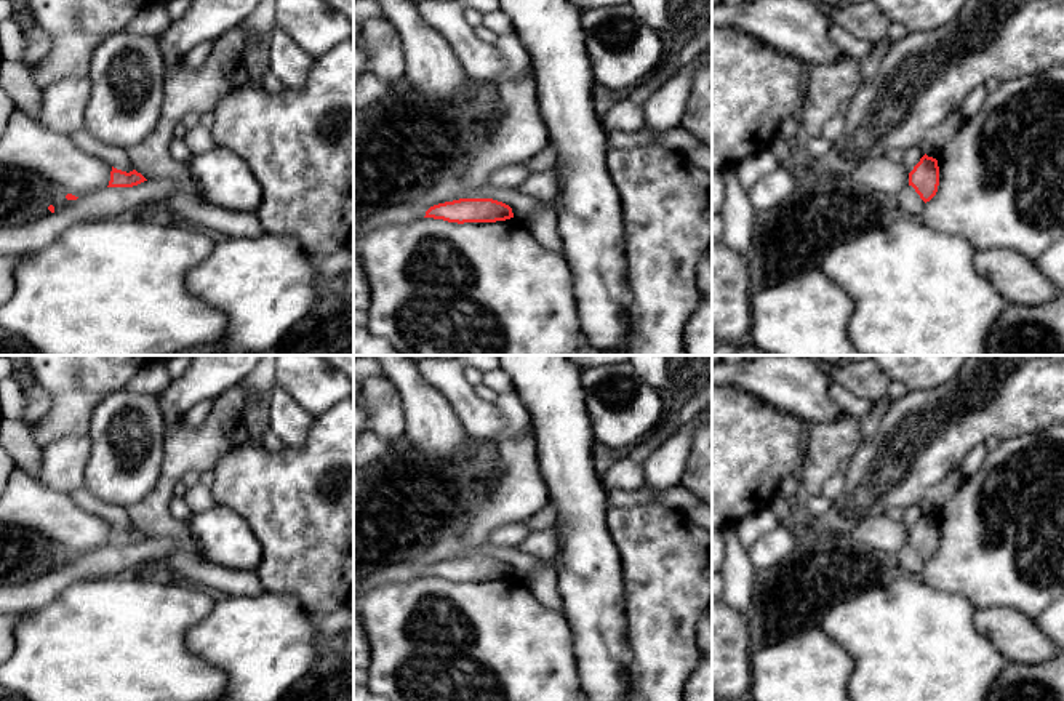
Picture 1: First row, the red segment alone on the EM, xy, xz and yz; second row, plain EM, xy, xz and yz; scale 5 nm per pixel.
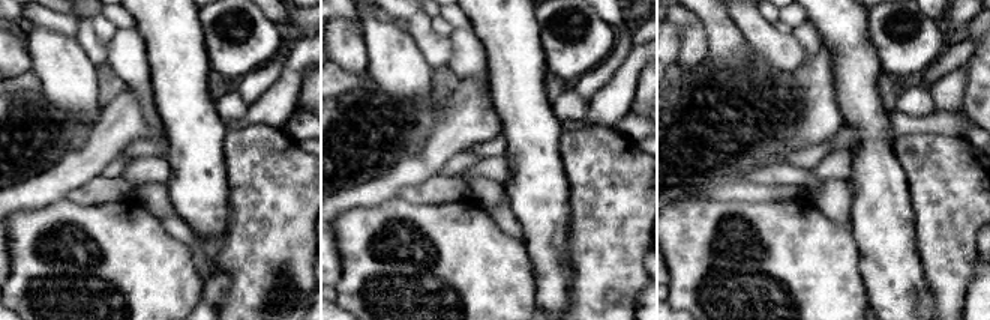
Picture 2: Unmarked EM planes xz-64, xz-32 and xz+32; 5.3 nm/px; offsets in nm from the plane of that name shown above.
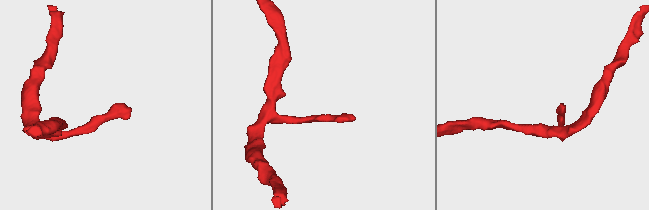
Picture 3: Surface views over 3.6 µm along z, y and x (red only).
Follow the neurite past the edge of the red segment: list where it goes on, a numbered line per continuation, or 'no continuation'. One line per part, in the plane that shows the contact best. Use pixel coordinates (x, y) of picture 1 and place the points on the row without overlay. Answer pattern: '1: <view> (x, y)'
no continuation

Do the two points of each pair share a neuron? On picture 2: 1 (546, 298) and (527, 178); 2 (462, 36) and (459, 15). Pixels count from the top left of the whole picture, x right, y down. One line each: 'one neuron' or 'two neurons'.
1: one neuron
2: two neurons

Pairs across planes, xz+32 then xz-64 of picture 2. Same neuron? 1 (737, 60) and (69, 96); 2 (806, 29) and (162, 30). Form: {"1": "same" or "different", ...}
{"1": "same", "2": "different"}

